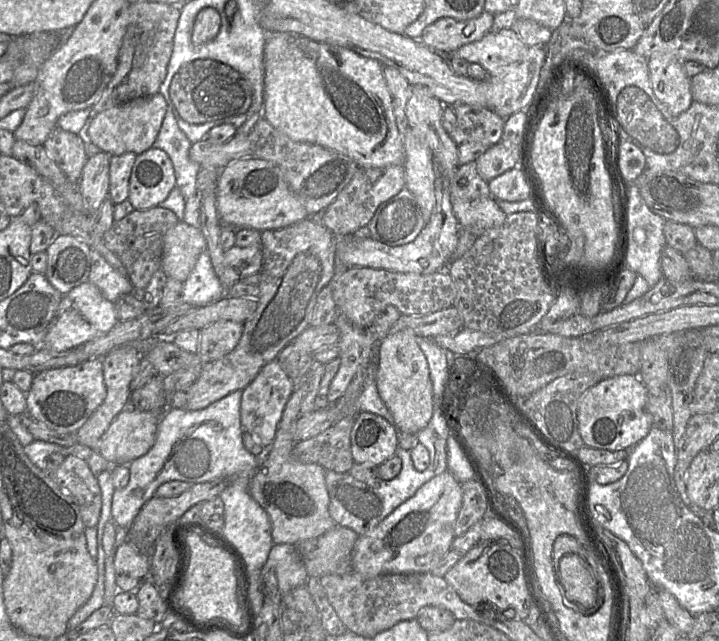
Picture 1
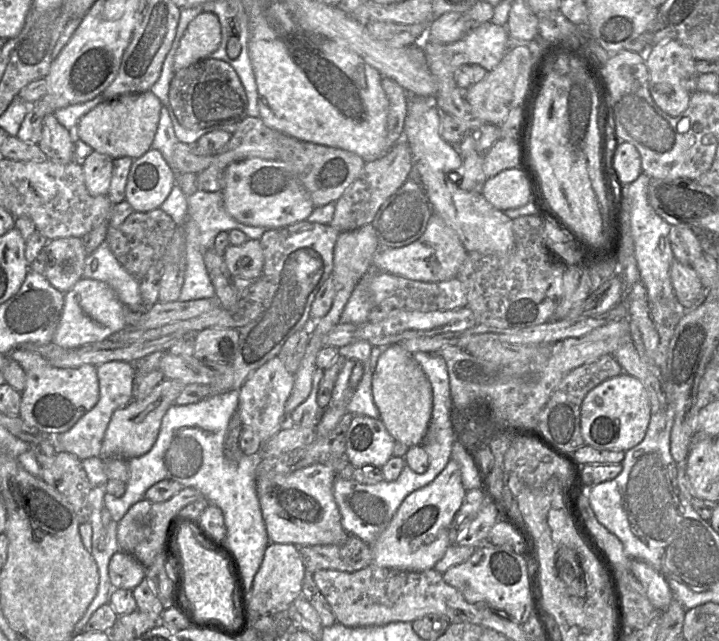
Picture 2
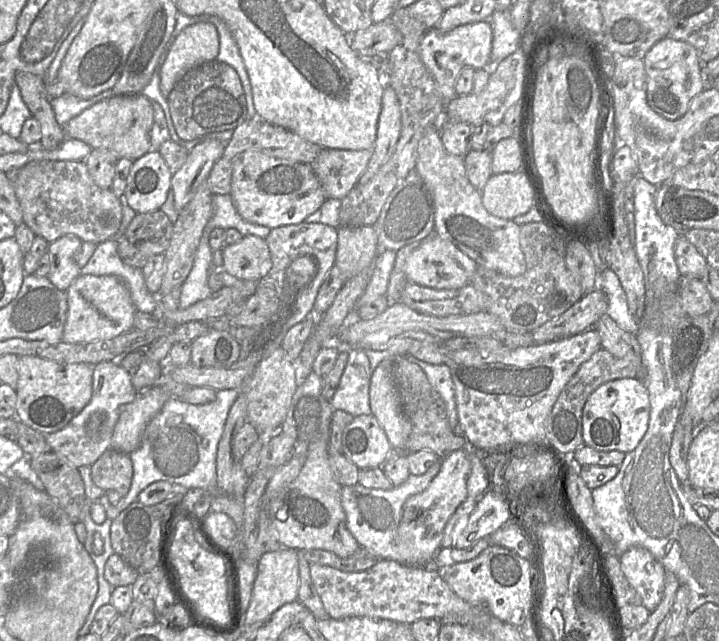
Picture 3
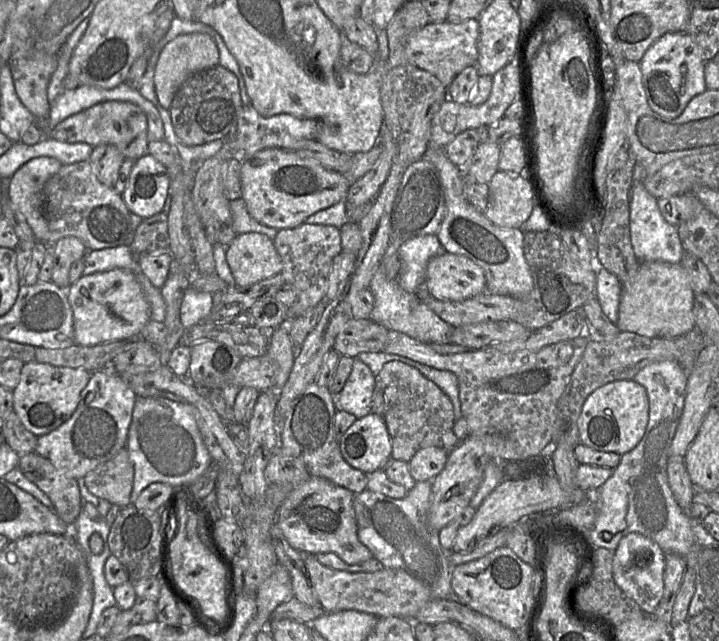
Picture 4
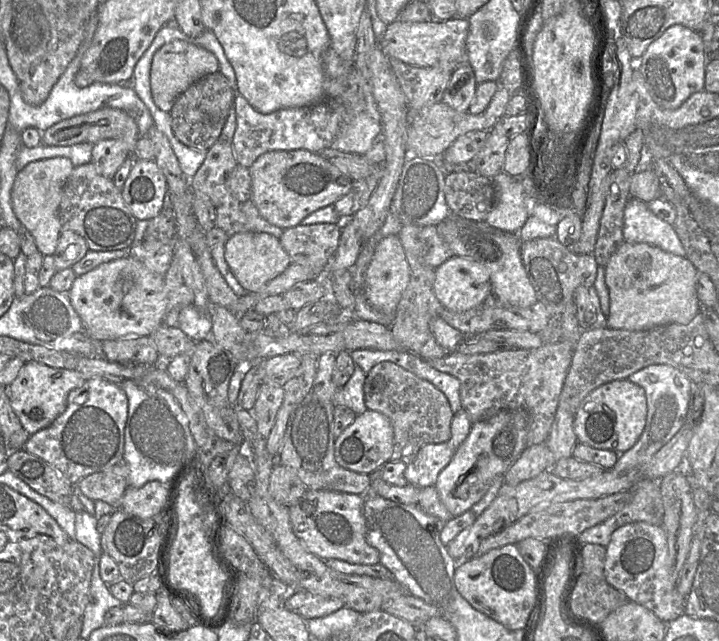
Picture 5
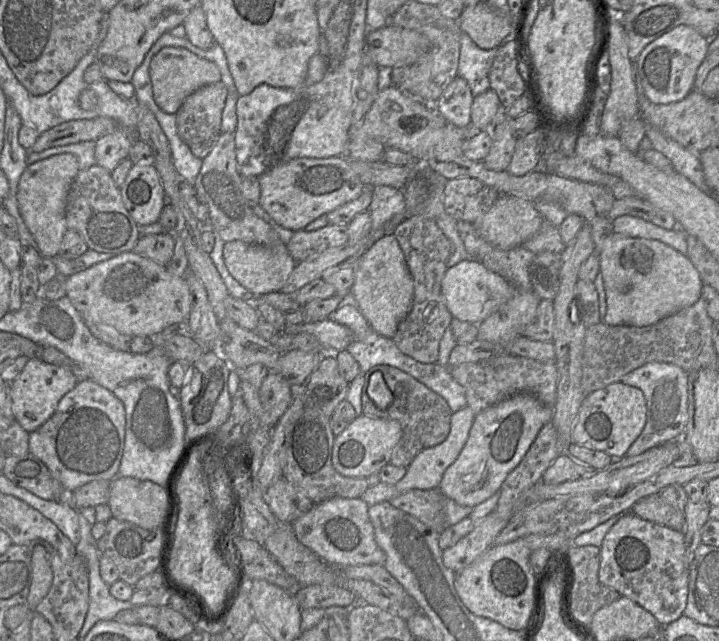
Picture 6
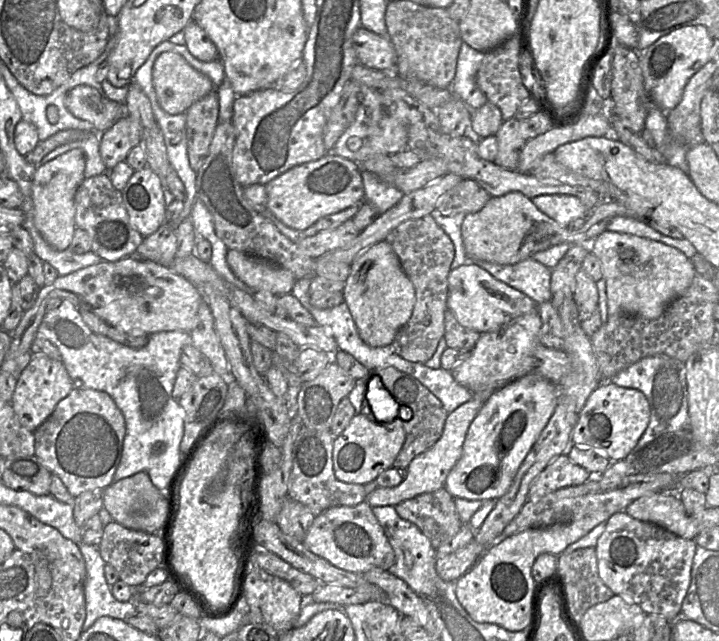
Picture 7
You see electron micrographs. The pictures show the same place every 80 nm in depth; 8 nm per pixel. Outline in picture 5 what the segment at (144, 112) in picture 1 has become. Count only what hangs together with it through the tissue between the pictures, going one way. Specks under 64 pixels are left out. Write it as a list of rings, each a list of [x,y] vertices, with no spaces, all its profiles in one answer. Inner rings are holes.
[[[105,107],[89,113],[85,113],[85,114],[81,114],[81,115],[77,115],[68,119],[65,119],[63,121],[60,121],[52,125],[51,127],[49,127],[48,129],[42,132],[41,143],[49,146],[69,146],[77,143],[95,144],[98,141],[104,140],[104,139],[119,139],[123,141],[130,148],[131,157],[133,157],[132,152],[133,152],[135,143],[139,137],[140,137],[140,134],[139,134],[138,127],[132,116],[130,116],[127,112],[123,110]]]

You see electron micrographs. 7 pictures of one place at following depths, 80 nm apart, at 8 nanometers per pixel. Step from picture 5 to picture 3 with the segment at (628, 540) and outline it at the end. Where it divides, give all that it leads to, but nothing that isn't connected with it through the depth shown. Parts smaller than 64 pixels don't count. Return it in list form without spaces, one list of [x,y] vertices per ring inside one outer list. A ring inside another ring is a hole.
[[[634,546],[620,557],[621,569],[630,585],[652,613],[659,605],[665,588],[666,570],[650,551]]]

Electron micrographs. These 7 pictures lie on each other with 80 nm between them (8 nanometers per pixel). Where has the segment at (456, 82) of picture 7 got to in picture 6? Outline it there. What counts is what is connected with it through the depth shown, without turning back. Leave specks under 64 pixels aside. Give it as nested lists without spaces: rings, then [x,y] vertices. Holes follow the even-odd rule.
[[[461,32],[457,75],[466,80],[473,97],[489,89],[488,73],[497,50],[481,49],[466,33]]]

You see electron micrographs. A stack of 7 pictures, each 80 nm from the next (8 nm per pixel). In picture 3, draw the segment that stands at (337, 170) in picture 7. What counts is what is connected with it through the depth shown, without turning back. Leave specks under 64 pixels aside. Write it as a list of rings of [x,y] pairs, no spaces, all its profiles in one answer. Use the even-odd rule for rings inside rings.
[[[258,151],[242,152],[232,160],[230,195],[237,212],[244,220],[270,229],[302,223],[327,199],[310,164],[275,158]]]

